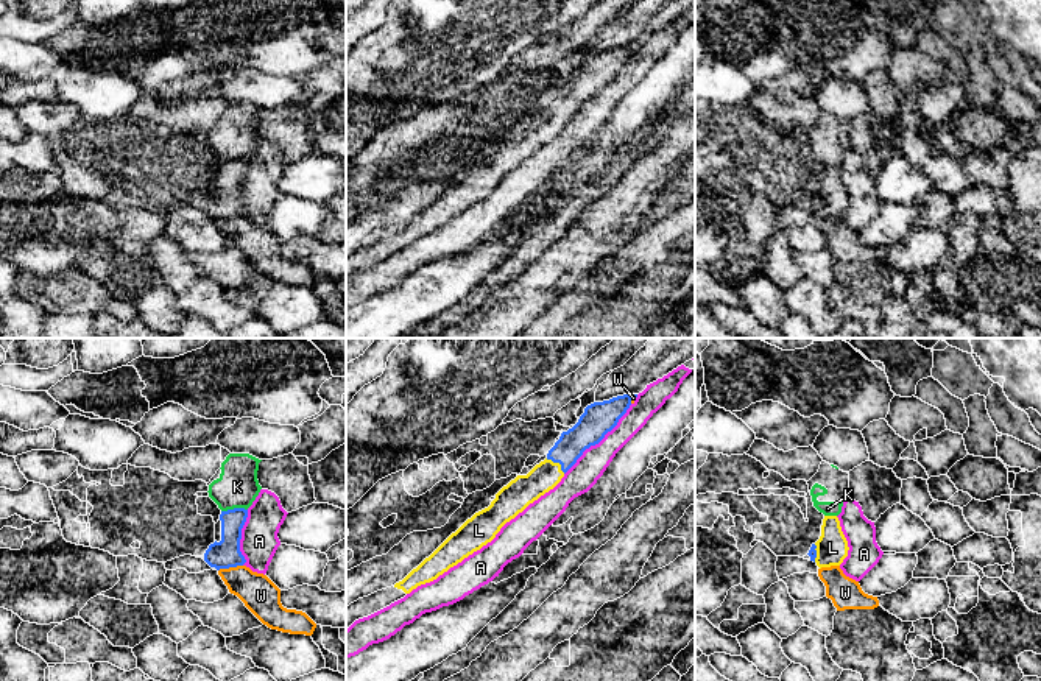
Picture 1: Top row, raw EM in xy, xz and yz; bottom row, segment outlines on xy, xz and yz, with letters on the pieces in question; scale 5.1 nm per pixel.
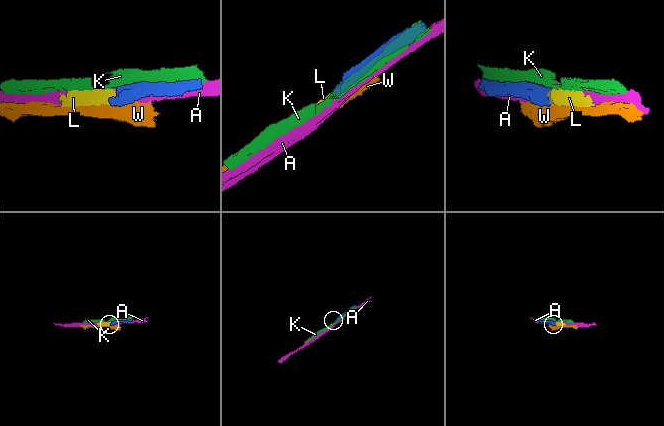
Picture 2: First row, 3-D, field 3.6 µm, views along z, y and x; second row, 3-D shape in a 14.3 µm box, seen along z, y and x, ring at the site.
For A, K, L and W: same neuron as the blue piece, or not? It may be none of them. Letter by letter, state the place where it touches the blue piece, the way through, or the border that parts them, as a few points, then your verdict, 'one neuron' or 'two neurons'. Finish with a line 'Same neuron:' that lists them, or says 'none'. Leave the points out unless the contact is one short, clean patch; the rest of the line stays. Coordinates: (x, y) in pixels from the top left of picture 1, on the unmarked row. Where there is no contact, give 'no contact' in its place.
A: contact xz (599, 92); two neurons
K: contact xy (234, 159); two neurons
L: contact xz (557, 112); way xz (591, 78), (557, 112), (532, 137), (524, 141); one neuron
W: contact xy (229, 217); two neurons
Same neuron: L

